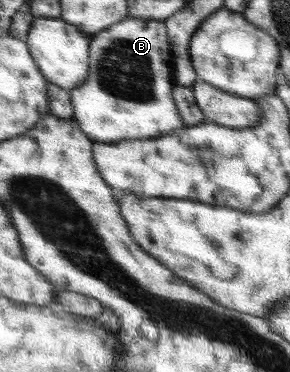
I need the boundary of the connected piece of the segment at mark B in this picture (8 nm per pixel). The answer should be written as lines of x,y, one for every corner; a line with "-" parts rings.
126,17
90,35
86,80
70,90
74,122
95,141
158,138
187,128
172,99
172,48
164,21

